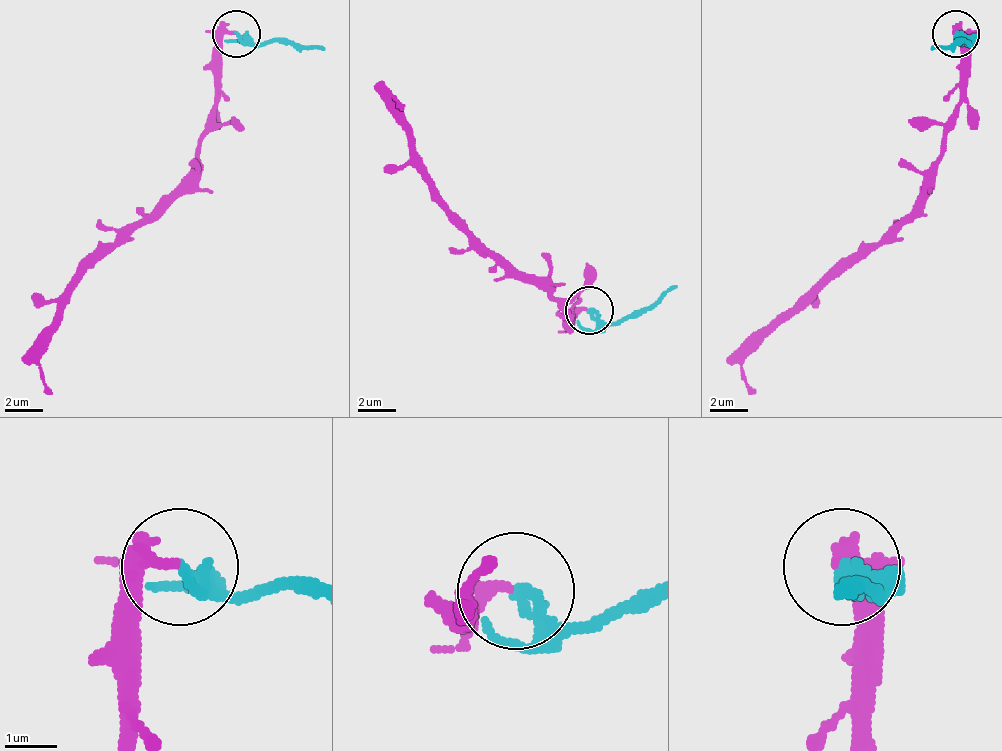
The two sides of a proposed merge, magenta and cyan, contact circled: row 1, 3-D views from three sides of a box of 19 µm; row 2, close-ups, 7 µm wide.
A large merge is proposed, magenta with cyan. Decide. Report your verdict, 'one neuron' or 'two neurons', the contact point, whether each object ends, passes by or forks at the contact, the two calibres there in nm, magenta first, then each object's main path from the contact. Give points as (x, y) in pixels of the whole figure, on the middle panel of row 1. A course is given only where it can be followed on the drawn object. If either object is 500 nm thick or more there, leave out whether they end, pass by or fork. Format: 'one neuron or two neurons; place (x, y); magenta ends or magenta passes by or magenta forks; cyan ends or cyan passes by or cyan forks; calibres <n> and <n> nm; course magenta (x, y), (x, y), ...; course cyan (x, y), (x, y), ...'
two neurons; place (589, 310); magenta ends; cyan ends; calibres 240 and 320 nm; course magenta (590, 309), (571, 314), (552, 295), (518, 280), (428, 175), (394, 109); course cyan (590, 309), (623, 323), (638, 318), (676, 285)

